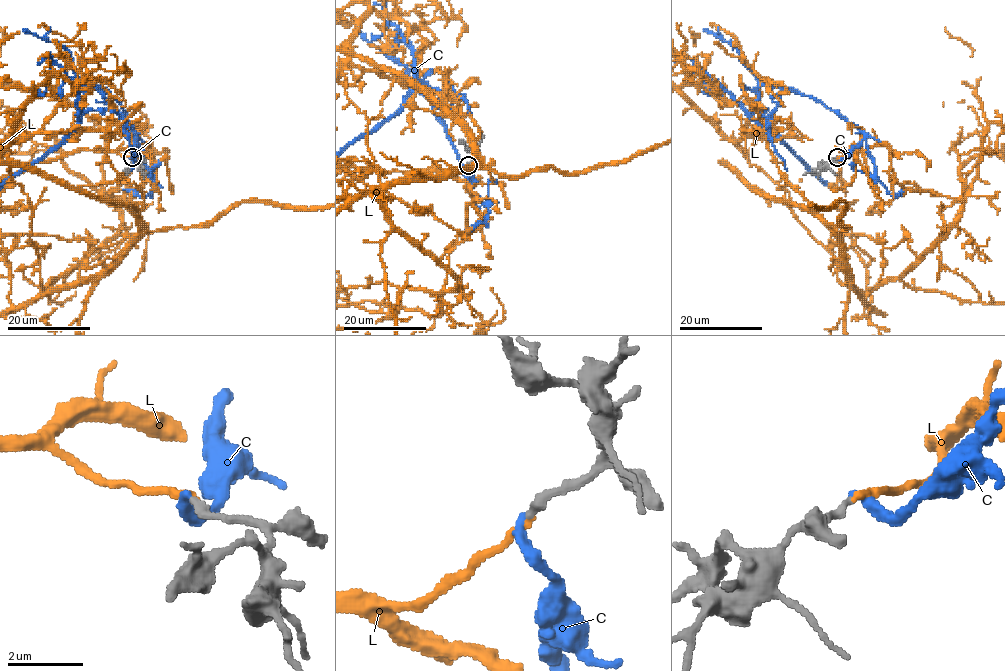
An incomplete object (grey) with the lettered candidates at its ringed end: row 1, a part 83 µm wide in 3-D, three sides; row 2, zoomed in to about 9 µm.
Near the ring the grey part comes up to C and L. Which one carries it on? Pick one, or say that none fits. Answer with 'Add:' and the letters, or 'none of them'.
Add: L

